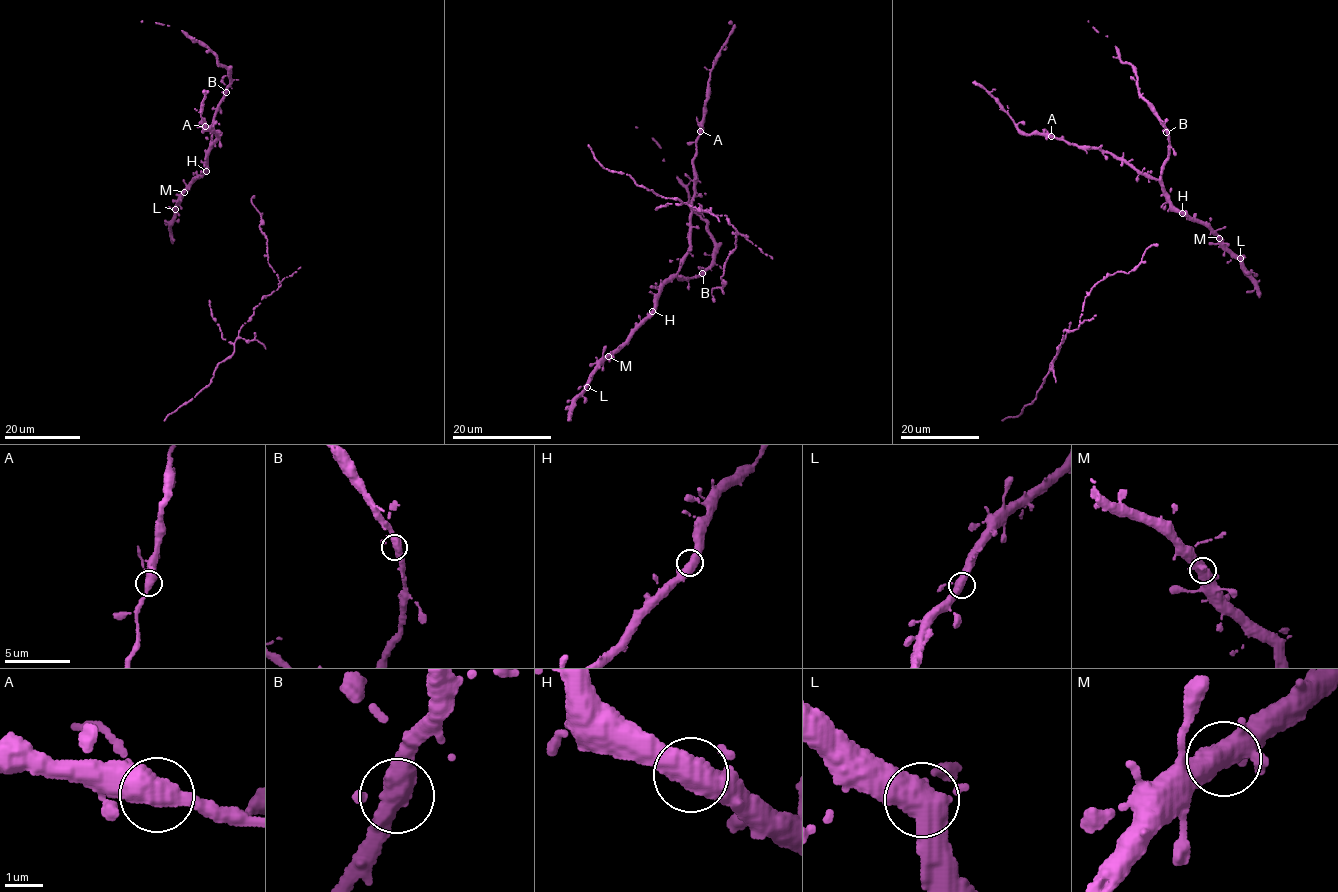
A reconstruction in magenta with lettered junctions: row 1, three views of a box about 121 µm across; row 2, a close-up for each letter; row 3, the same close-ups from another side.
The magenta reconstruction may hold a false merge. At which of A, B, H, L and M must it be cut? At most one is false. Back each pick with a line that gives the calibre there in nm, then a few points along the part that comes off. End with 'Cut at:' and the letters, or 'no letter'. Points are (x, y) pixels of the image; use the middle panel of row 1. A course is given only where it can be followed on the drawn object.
Cut at: no letter

